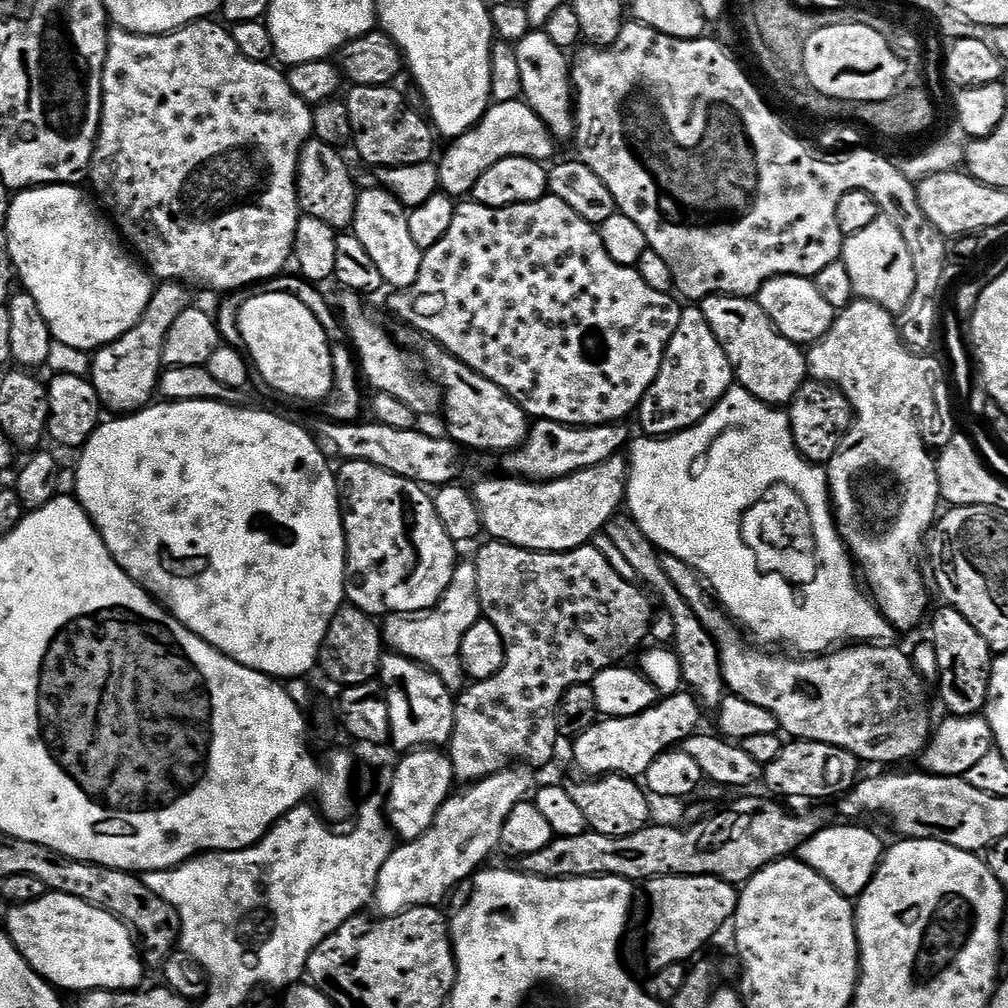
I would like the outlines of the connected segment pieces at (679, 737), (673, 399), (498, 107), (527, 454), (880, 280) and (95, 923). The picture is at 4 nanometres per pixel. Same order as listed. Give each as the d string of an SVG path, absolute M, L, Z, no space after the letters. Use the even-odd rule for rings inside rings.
M688 690L657 699L656 705L637 716L614 716L601 719L590 730L575 737L572 756L588 778L601 776L643 777L645 770L663 752L683 745L697 735L700 724L700 704Z
M688 306L680 313L678 330L664 351L662 366L654 382L646 390L638 409L640 428L645 437L663 438L675 432L700 424L713 406L734 387L732 363L726 358L726 350L714 338L710 322L706 322L704 312L698 306Z
M523 99L493 103L487 114L483 116L469 132L457 136L455 140L447 145L444 157L438 160L440 169L439 191L453 198L464 198L471 193L472 187L502 158L514 158L525 156L531 160L548 162L553 159L552 155L558 147L557 141L542 118Z
M536 420L531 425L524 443L499 457L500 464L504 467L501 468L503 475L543 482L566 478L575 472L593 468L610 458L621 455L629 447L628 426L624 422L573 426L559 424L553 420Z
M882 214L874 223L866 226L866 230L858 230L858 234L847 237L842 259L846 270L850 270L853 293L859 299L874 302L893 314L903 313L913 303L918 287L914 261L898 226L887 216Z
M49 892L34 902L17 904L9 907L7 911L8 937L14 942L22 958L26 958L28 965L53 988L73 994L93 992L96 988L111 992L130 992L139 989L145 983L143 980L146 964L142 959L137 937L124 921L112 916L106 910L90 906L82 902L82 898L74 898L70 894Z

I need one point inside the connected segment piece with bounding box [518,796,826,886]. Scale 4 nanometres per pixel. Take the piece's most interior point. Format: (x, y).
(732, 846)

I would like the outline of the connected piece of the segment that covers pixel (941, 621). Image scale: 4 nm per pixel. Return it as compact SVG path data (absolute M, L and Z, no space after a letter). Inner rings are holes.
M940 606L932 620L930 641L937 652L938 683L940 700L954 716L978 716L985 711L988 702L988 687L994 653L991 646L966 622L964 615L956 608Z

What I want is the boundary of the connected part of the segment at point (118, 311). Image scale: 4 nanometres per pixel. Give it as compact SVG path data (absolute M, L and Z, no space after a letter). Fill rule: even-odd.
M45 184L17 191L8 206L6 247L15 275L19 283L20 280L24 283L21 284L23 291L29 292L38 302L38 310L42 310L42 318L46 318L53 340L92 354L122 338L122 334L130 331L142 314L146 314L154 280L143 263L126 247L113 221L84 190L75 184Z

